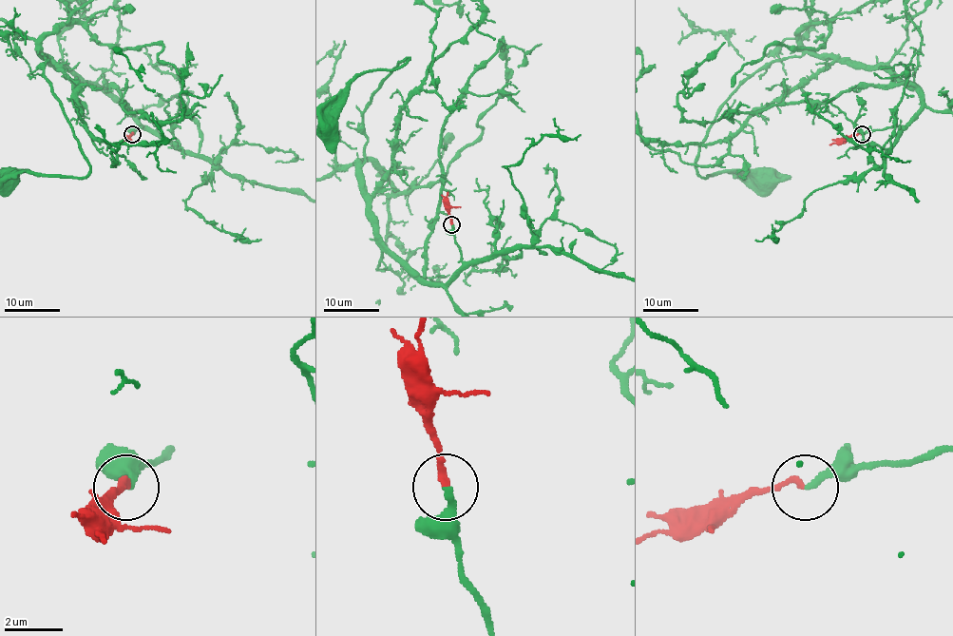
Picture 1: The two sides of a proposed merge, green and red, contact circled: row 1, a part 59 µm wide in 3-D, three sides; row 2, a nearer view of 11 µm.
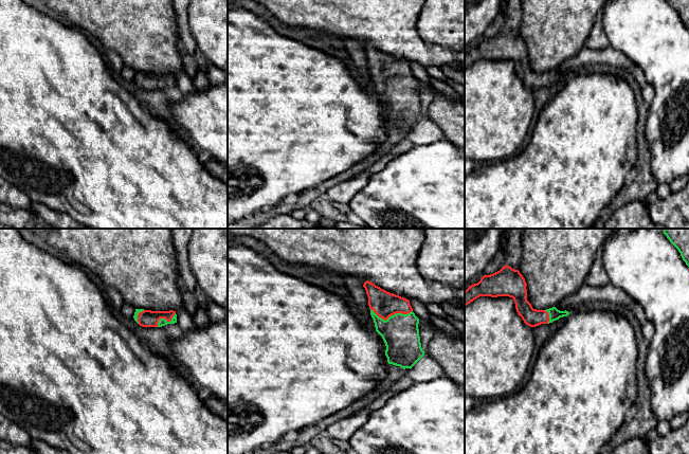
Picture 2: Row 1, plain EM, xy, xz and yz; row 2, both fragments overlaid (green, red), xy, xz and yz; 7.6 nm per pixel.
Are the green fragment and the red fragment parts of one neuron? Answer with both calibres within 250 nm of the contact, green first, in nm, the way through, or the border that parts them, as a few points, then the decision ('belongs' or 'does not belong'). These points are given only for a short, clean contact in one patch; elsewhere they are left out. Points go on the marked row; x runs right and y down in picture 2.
calibres 280 and 190 nm; way xz (400, 332), (392, 315), (384, 304); belongs

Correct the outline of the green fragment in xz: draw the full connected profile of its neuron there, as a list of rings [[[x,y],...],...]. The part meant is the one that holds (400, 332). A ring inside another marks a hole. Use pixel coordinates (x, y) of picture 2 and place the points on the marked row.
[[[368,280],[363,287],[376,331],[386,346],[388,364],[411,369],[424,356],[424,351],[419,337],[419,319],[413,312],[410,301]]]

